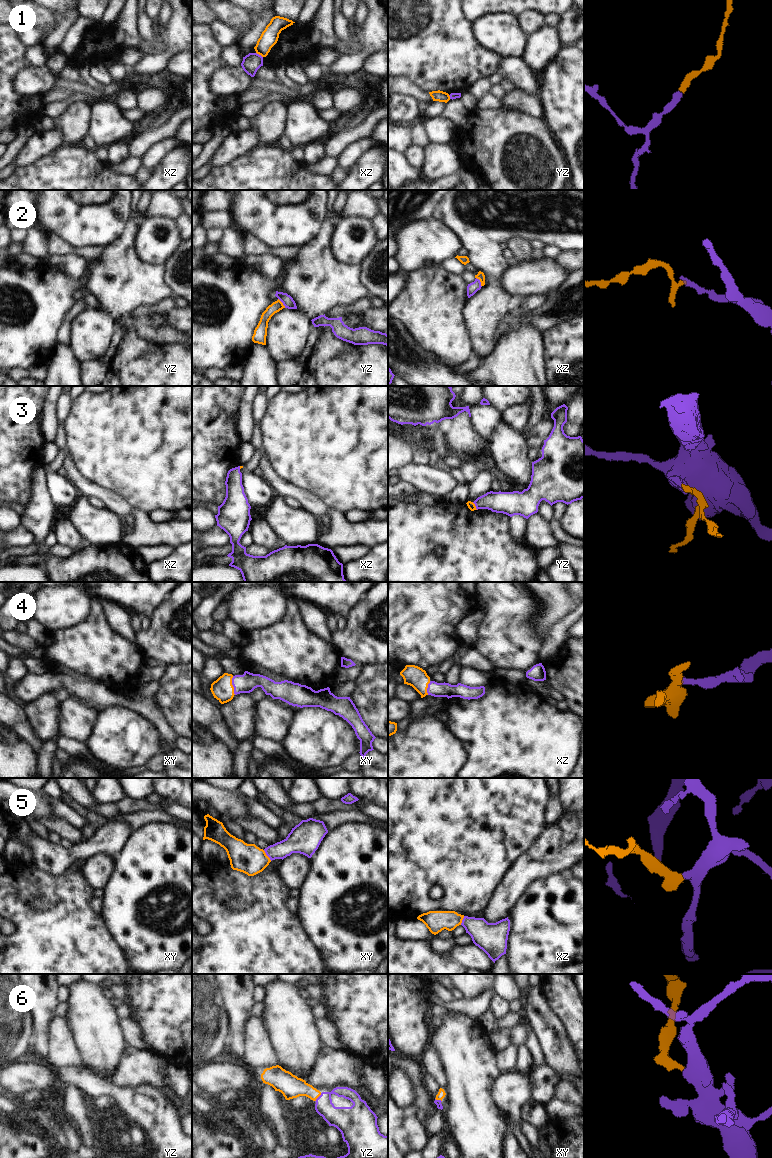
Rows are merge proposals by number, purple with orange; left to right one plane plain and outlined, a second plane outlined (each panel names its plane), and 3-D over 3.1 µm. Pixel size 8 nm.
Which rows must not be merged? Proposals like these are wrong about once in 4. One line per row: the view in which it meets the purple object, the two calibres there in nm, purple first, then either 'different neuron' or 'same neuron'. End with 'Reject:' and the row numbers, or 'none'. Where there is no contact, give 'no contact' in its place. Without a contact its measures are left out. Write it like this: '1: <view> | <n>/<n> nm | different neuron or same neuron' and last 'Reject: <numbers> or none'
1: xz | 150/140 nm | different neuron
2: xz | 90/60 nm | different neuron
3: yz | 180/60 nm | different neuron
4: xy | 160/180 nm | same neuron
5: xy | 160/240 nm | same neuron
6: yz | 180/180 nm | same neuron
Reject: 1, 2, 3

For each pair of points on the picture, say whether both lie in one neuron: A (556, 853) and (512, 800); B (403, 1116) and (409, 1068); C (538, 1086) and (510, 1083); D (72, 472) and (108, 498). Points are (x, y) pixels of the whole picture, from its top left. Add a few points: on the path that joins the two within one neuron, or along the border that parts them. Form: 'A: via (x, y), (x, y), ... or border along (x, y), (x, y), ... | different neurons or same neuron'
A: border along (545, 823), (544, 829), (537, 839), (524, 851) | different neurons
B: via (415, 1106), (418, 1103), (417, 1080) | same neuron
C: border along (527, 1074), (531, 1098) | different neurons
D: via (80, 481), (88, 489), (99, 492) | same neuron

